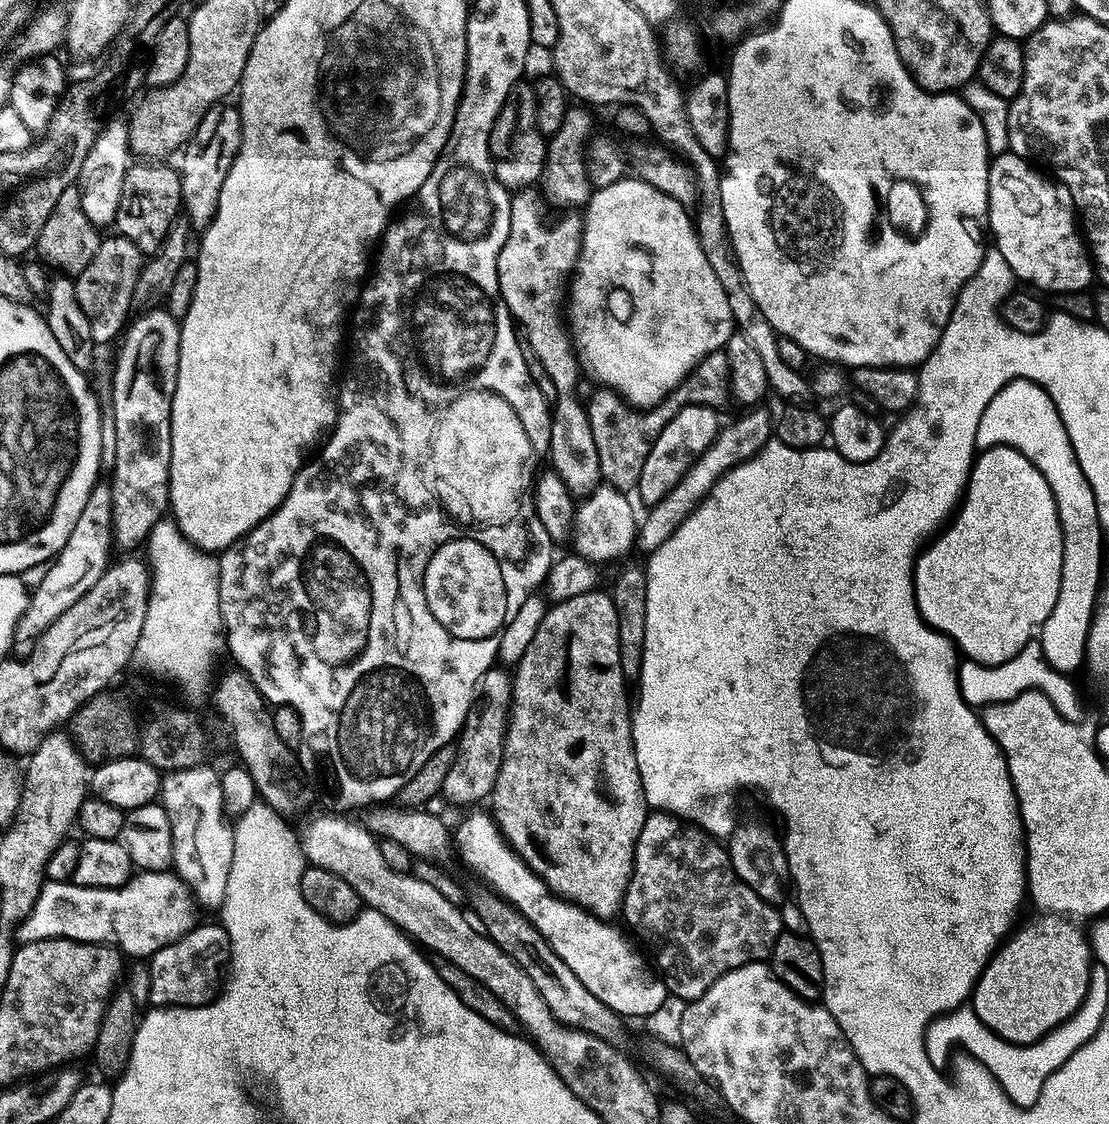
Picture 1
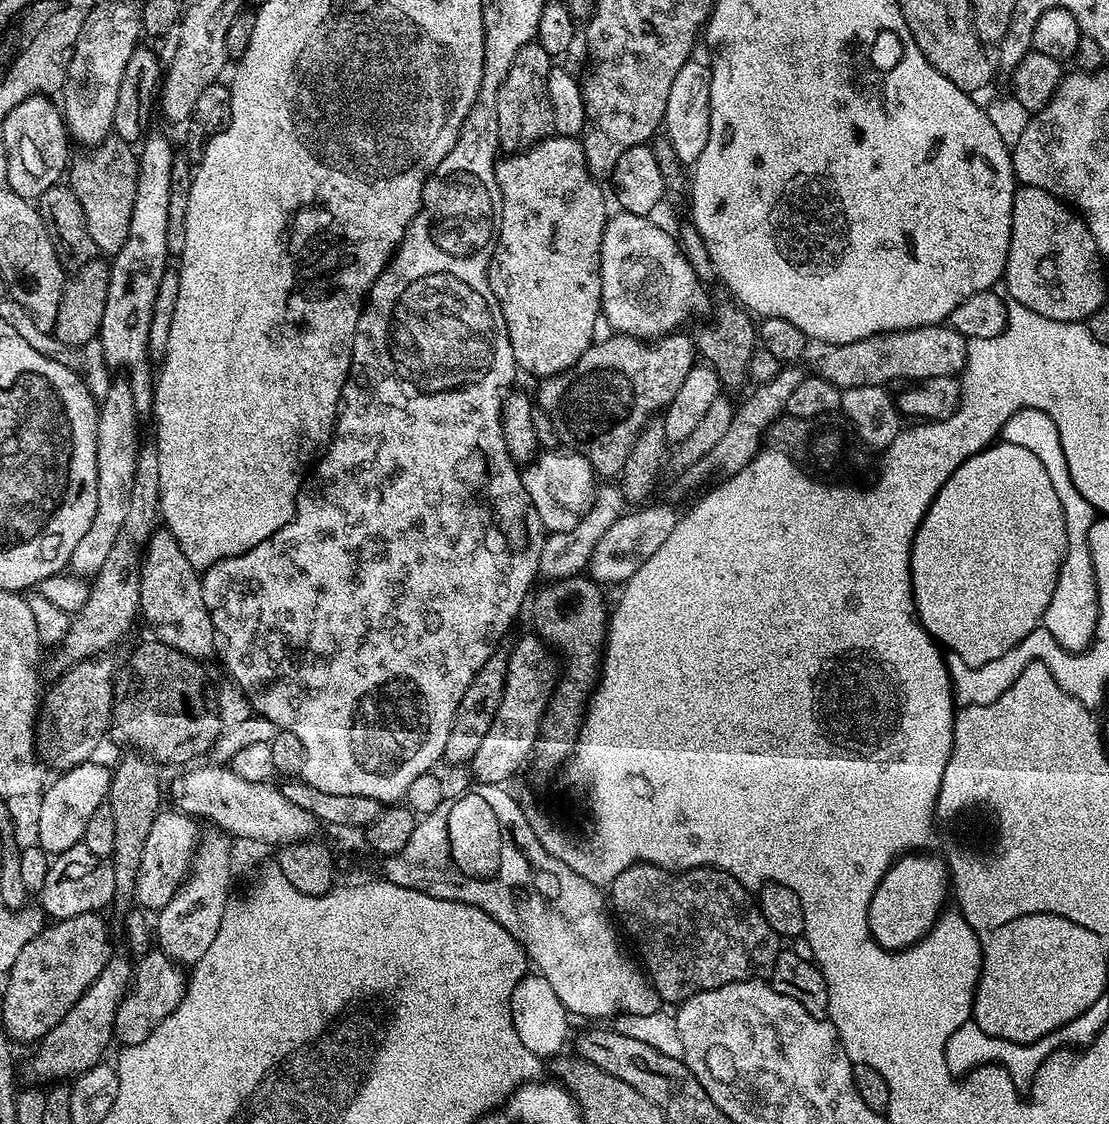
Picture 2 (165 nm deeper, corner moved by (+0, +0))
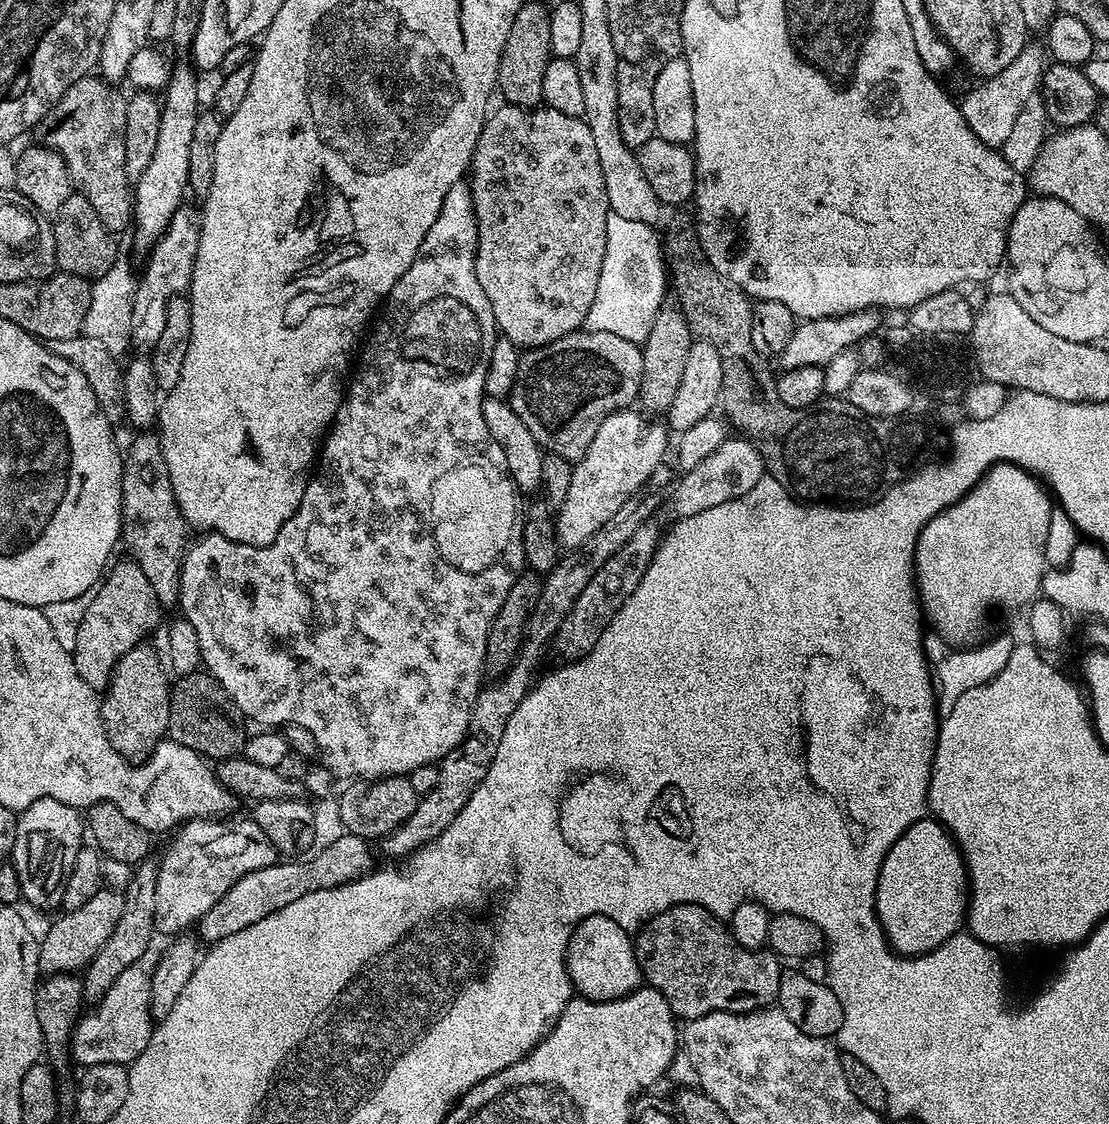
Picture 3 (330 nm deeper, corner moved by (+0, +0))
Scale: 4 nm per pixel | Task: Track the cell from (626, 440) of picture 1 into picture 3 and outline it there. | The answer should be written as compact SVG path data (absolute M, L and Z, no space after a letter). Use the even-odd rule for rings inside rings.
M581 330L579 332L571 332L569 336L558 338L554 342L550 342L541 348L527 349L521 355L518 362L518 374L514 378L514 386L510 393L510 403L512 408L518 414L518 418L522 418L522 422L526 422L526 430L530 430L530 434L534 434L536 443L540 445L545 453L553 452L561 455L562 458L575 462L581 460L586 454L586 450L590 446L590 442L594 442L594 434L598 434L598 426L602 426L602 422L610 414L615 412L623 412L629 407L628 404L637 399L640 395L640 354L641 345L630 342L626 338L618 338L618 334L606 334L605 332L590 332Z

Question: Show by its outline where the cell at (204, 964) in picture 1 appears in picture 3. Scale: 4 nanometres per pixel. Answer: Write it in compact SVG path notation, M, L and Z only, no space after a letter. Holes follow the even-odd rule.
M131 964L106 990L106 994L95 1001L93 1012L85 1011L76 1022L72 1032L70 1056L80 1066L89 1068L99 1064L129 1065L146 1050L152 1037L154 1017L150 1002L152 977L149 969L140 964Z

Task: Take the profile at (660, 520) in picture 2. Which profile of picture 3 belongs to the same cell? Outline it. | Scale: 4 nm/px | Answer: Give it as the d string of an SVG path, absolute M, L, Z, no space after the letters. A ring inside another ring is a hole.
M729 438L723 444L718 446L704 461L699 462L693 469L685 471L680 477L681 480L675 481L676 489L672 492L672 512L673 517L683 518L702 514L702 510L710 510L713 506L722 506L722 502L730 502L734 498L742 498L758 486L760 480L765 479L765 461L762 454L752 445L751 440L747 438Z

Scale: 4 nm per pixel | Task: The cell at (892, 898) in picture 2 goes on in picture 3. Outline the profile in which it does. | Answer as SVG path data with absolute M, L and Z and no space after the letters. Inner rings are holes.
M916 824L892 848L892 856L884 864L884 876L878 879L880 916L884 916L884 928L896 940L896 948L904 948L904 952L932 948L960 924L960 912L964 912L964 872L960 872L960 860L956 860L952 844L944 840L944 832L936 824Z

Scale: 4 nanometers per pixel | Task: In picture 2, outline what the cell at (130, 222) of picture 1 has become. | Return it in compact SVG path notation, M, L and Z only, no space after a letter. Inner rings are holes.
M109 138L103 144L95 145L94 152L97 152L97 156L93 160L88 156L80 156L71 161L70 183L74 194L78 194L82 202L86 224L96 243L97 253L115 254L126 246L128 237L132 235L131 222L138 194L140 157L133 145L119 138Z

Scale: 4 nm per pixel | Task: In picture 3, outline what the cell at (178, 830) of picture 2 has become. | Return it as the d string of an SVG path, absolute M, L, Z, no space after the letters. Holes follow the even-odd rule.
M213 818L190 820L171 837L164 857L159 857L158 884L154 893L157 933L165 932L168 938L188 930L204 917L206 910L246 874L262 870L277 863L275 846L258 830L251 818Z

